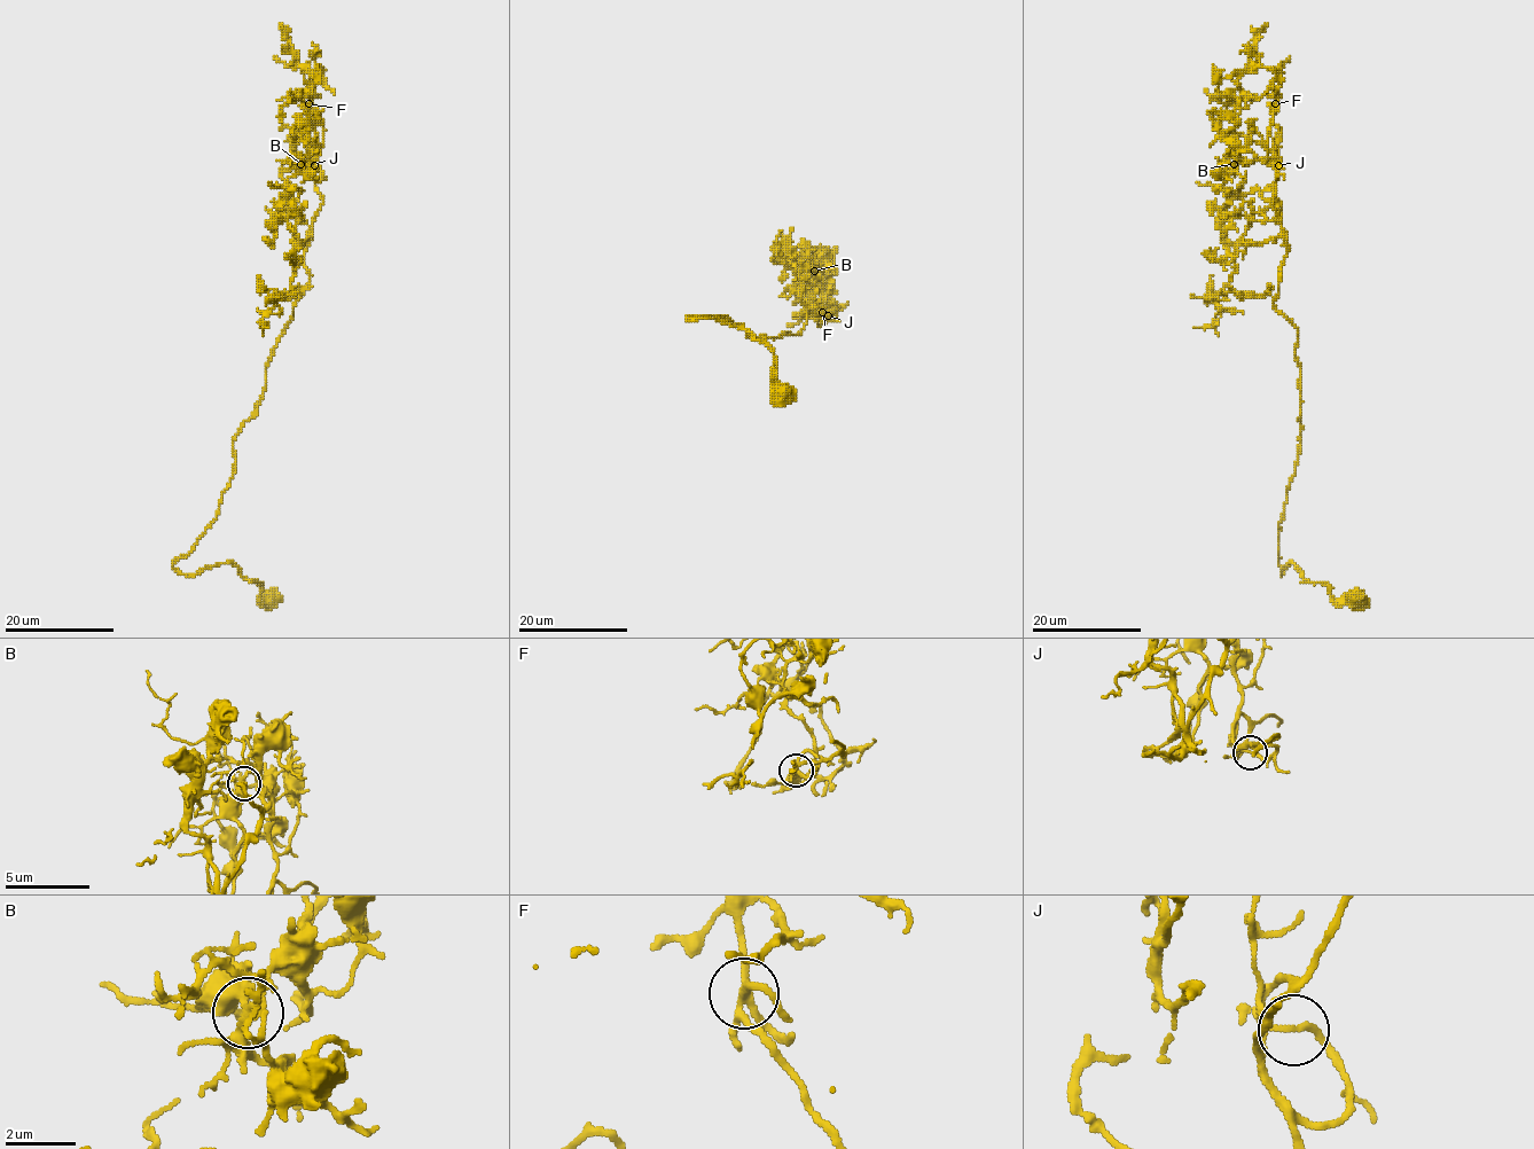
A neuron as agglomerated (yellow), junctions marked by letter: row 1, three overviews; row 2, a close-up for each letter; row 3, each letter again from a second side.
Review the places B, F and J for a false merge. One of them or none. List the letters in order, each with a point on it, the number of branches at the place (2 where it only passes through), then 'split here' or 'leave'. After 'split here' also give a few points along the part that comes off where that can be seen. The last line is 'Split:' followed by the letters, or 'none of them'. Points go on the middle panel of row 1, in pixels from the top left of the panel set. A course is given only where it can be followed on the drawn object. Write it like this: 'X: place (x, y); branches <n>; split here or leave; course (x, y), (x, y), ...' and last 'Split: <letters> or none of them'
B: place (814, 271); branches 5; leave
F: place (822, 312); branches 6; leave
J: place (828, 315); branches 4; leave
Split: none of them

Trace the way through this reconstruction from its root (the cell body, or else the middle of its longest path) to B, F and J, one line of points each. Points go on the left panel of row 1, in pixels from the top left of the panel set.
B: (266, 600), (231, 562), (173, 562), (217, 515), (308, 281), (322, 198), (300, 164)
F: (266, 600), (231, 562), (173, 562), (217, 515), (308, 281), (323, 140), (308, 103)
J: (266, 600), (231, 562), (194, 575), (173, 562), (217, 515), (233, 438), (308, 281), (314, 165)

